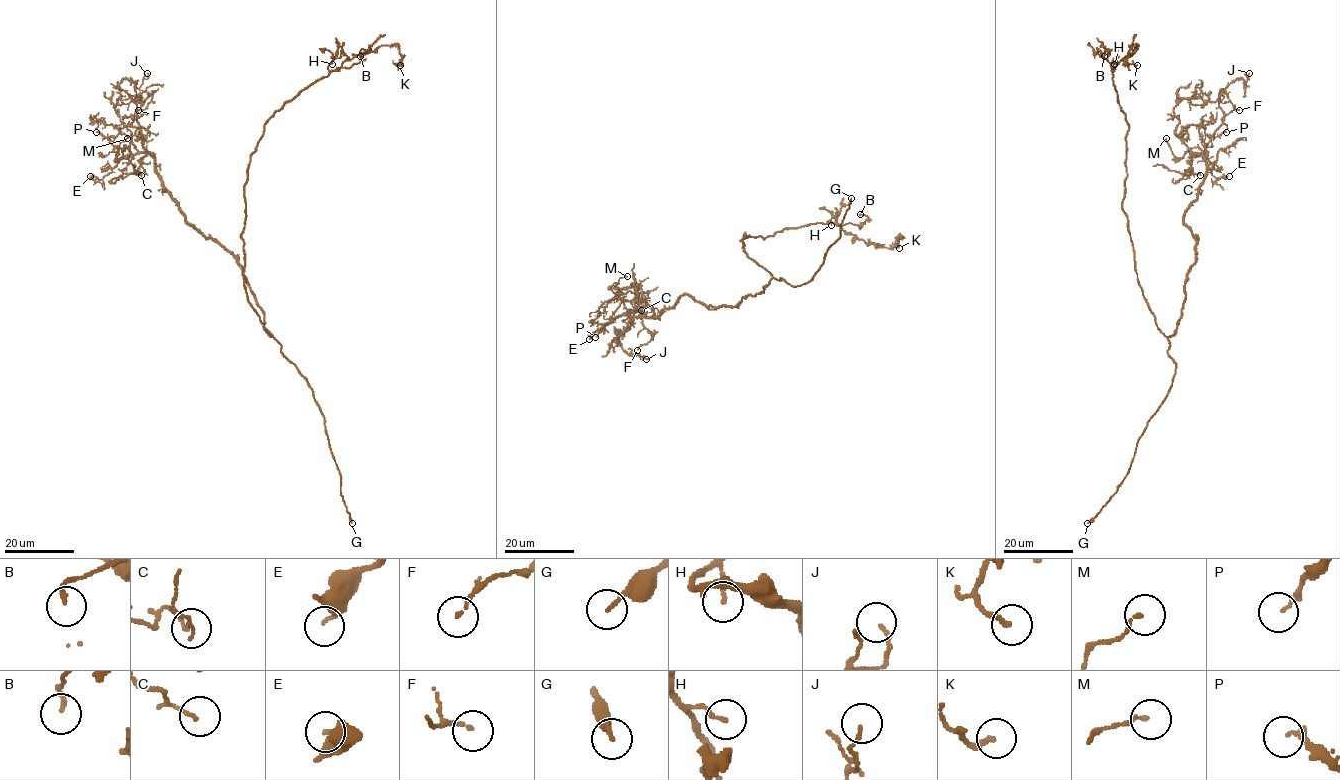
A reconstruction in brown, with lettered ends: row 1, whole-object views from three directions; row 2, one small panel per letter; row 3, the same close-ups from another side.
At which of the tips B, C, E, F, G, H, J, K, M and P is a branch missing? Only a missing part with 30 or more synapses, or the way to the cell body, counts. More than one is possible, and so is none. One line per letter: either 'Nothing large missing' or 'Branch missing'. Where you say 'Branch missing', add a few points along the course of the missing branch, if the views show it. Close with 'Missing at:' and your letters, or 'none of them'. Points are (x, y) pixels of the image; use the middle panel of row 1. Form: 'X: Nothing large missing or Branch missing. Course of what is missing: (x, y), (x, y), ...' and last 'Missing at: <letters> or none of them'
B: Nothing large missing
C: Nothing large missing
E: Nothing large missing
F: Nothing large missing
G: Branch missing. Course of what is missing: (851, 198), (853, 186), (845, 173), (845, 157), (842, 155)
H: Nothing large missing
J: Nothing large missing
K: Nothing large missing
M: Nothing large missing
P: Nothing large missing
Missing at: G

